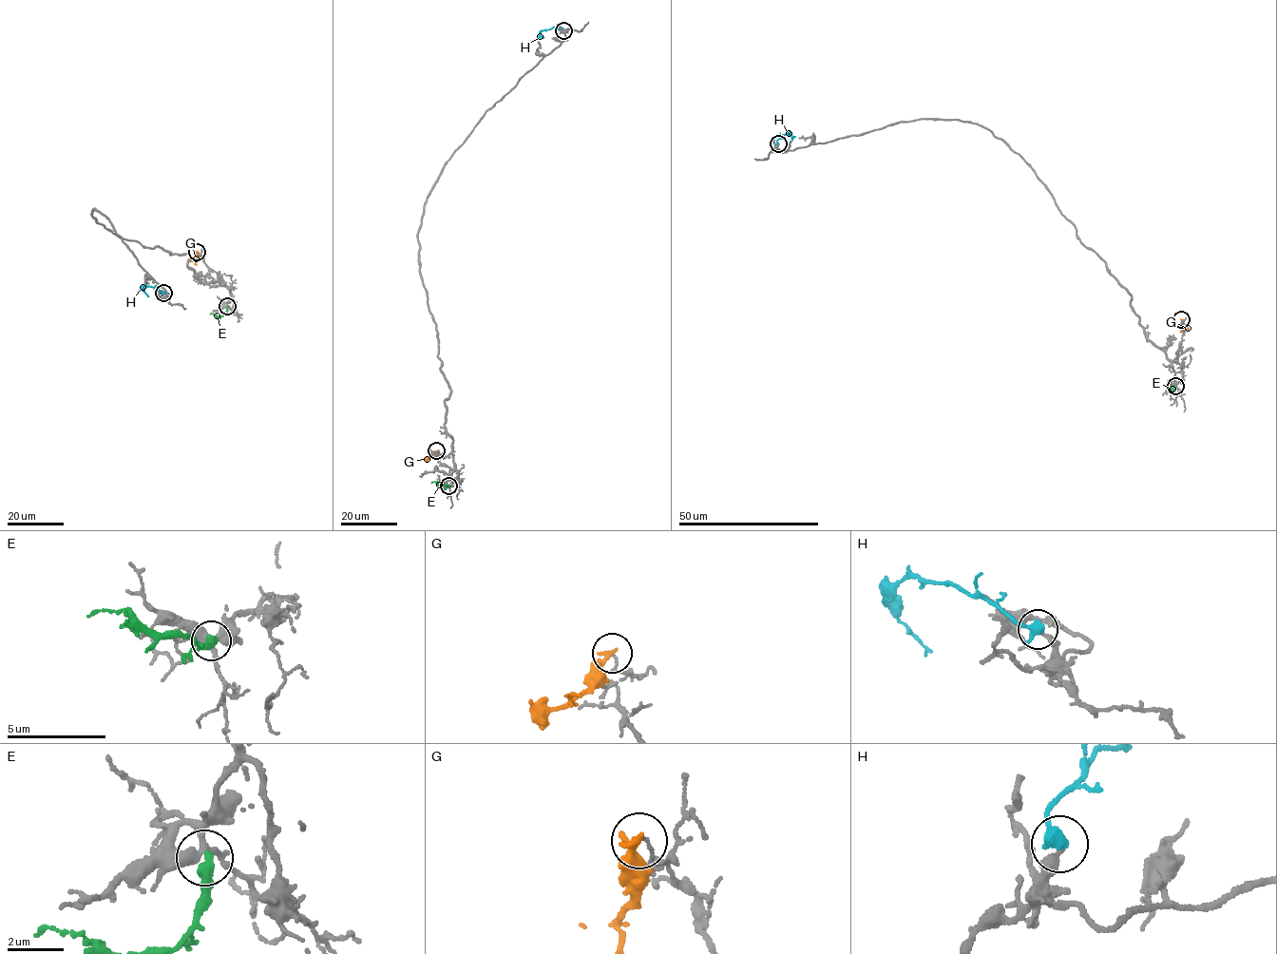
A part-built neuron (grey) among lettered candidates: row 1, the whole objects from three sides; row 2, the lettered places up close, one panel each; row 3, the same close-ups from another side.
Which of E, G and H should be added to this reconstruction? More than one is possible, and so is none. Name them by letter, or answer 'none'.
E

